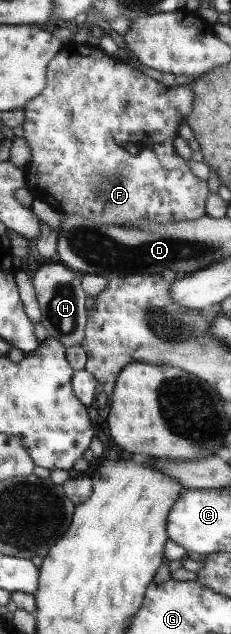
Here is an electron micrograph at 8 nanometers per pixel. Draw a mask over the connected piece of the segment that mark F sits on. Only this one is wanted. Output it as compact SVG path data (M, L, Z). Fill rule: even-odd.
M69 42L62 52L50 62L46 73L46 89L33 100L30 100L23 109L25 121L23 121L21 135L27 140L31 148L31 163L25 169L27 176L27 189L33 194L35 200L49 204L59 213L84 215L91 218L95 224L113 224L116 226L139 223L139 220L147 218L158 224L178 222L185 220L198 220L206 215L206 200L209 189L205 183L191 173L189 165L183 161L174 148L173 141L178 136L179 121L186 119L194 108L194 90L191 84L179 84L169 87L150 76L143 74L133 66L123 63L118 57L107 55L99 46L76 44Z

